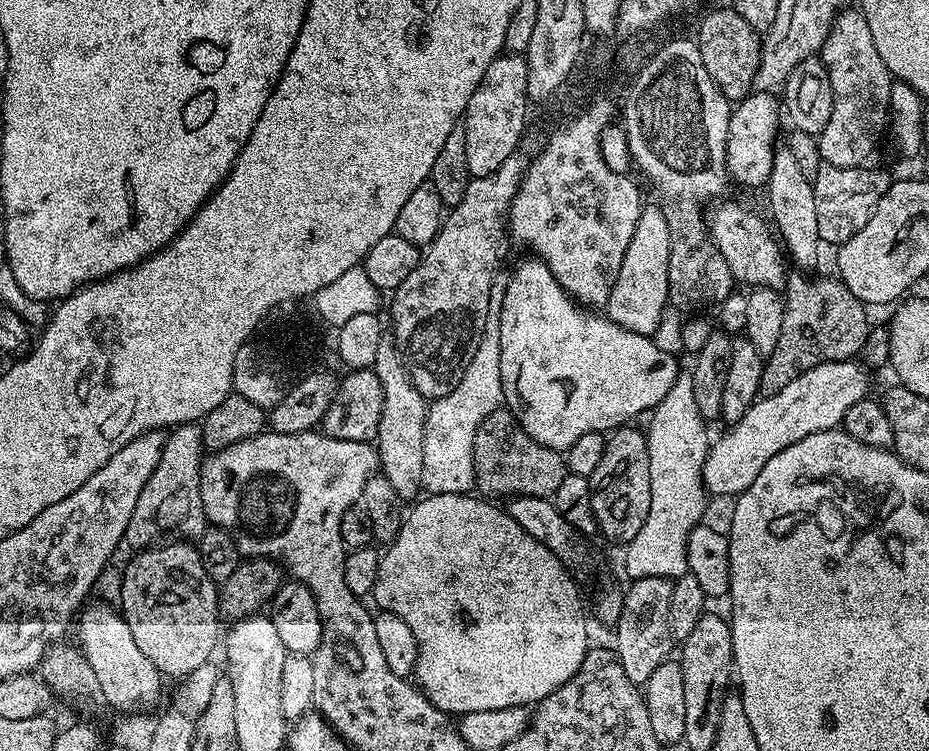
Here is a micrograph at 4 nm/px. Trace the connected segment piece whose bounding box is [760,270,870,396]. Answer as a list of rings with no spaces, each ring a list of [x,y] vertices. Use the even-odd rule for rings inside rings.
[[[793,271],[787,277],[783,293],[784,317],[774,350],[764,362],[760,396],[778,394],[786,382],[794,382],[800,372],[831,360],[851,360],[859,353],[870,331],[869,309],[839,278],[807,280],[805,273]],[[788,292],[788,293],[787,293]]]

